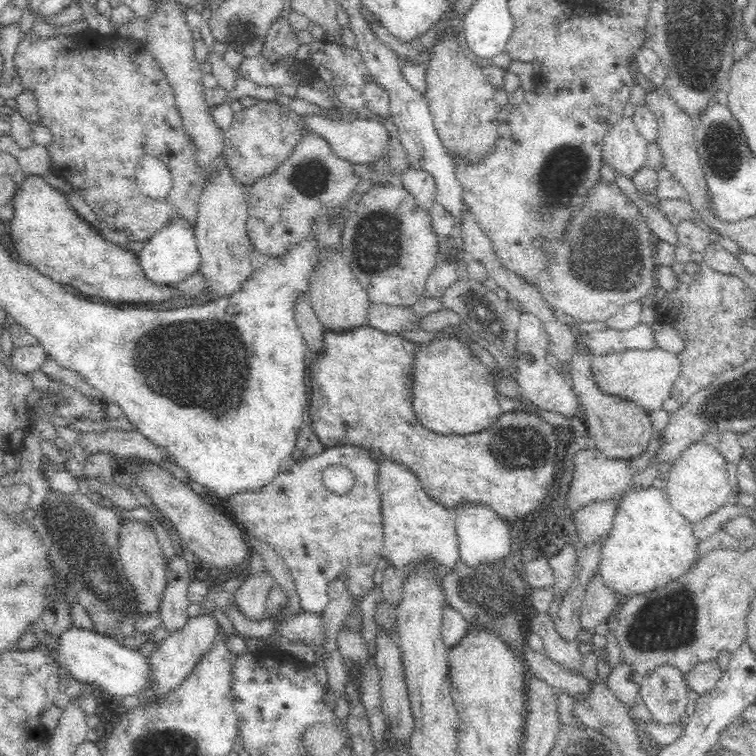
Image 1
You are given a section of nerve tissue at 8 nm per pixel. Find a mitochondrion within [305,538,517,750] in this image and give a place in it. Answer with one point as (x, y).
(475, 589)

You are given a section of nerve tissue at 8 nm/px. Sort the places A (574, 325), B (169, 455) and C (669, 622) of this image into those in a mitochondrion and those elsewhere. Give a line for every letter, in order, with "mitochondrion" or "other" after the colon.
A: other
B: other
C: mitochondrion

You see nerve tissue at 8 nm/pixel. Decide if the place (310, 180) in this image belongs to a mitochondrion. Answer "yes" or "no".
yes

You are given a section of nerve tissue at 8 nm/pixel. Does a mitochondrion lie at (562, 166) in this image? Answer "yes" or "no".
yes

